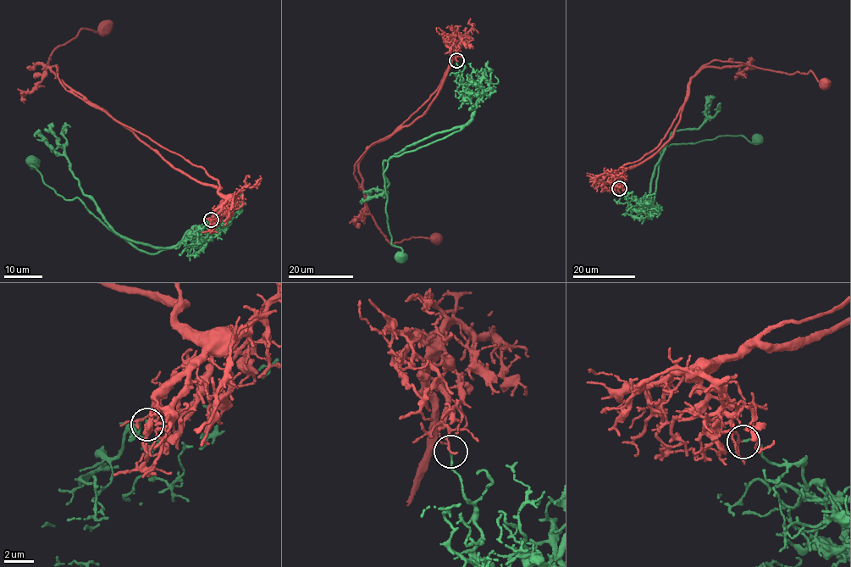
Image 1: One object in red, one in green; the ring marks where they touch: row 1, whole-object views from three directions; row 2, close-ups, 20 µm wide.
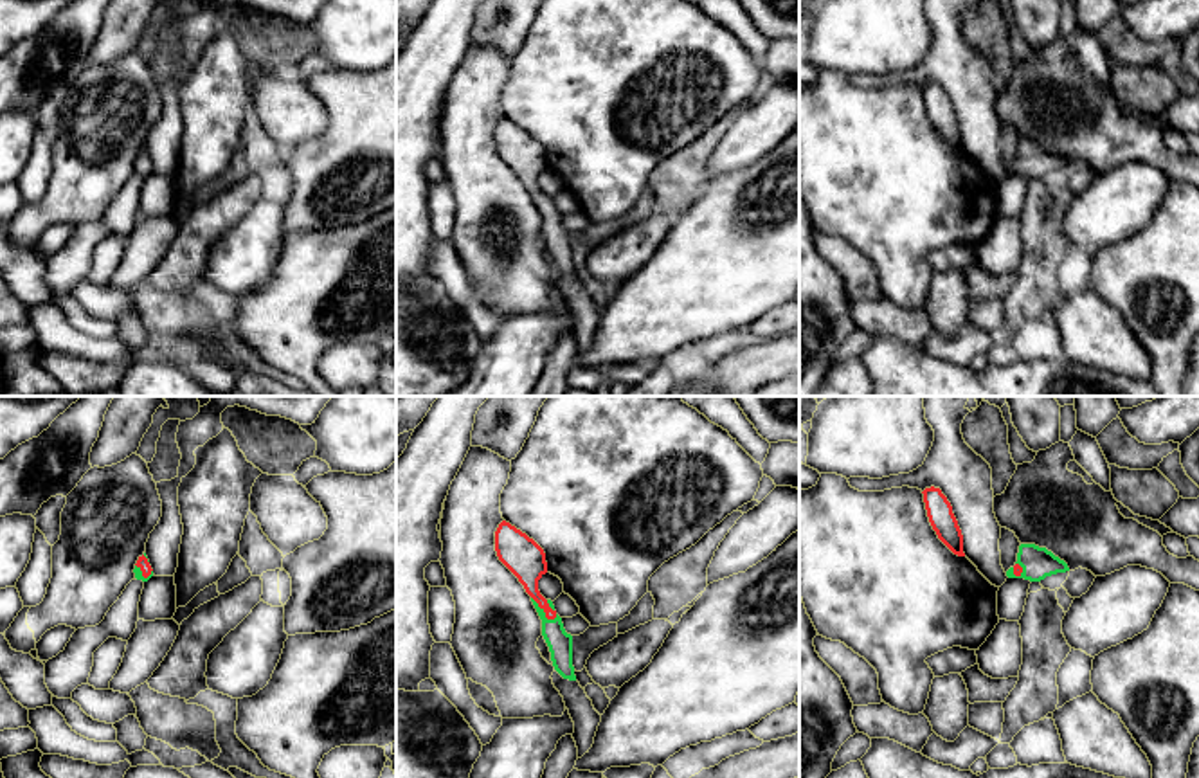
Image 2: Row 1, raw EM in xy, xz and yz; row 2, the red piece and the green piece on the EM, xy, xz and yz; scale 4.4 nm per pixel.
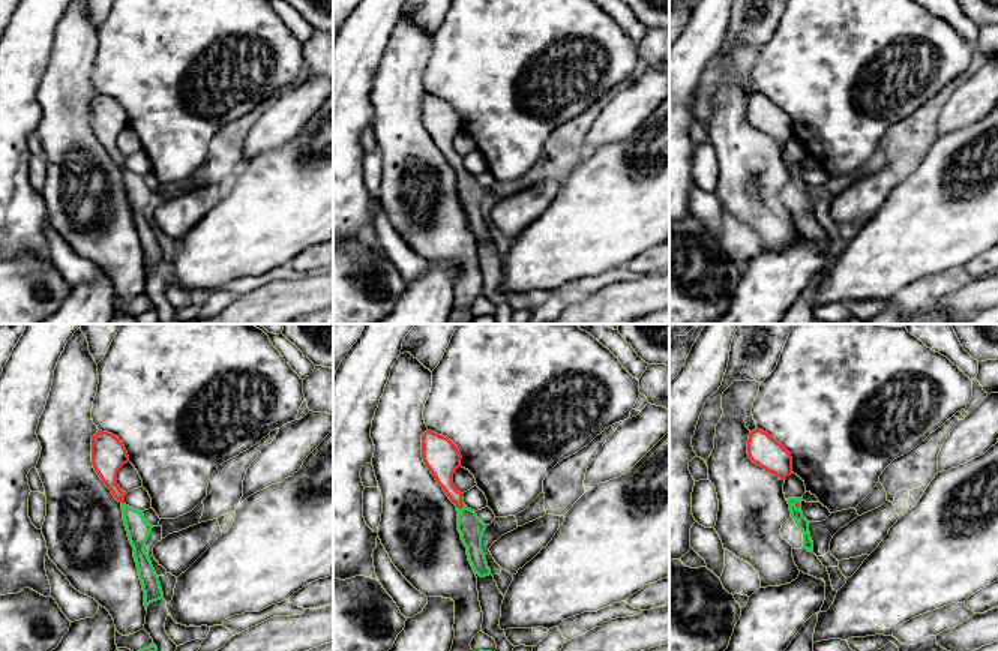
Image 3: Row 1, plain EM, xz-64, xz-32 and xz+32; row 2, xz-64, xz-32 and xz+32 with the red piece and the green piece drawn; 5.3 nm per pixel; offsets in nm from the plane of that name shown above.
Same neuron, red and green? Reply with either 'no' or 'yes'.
no

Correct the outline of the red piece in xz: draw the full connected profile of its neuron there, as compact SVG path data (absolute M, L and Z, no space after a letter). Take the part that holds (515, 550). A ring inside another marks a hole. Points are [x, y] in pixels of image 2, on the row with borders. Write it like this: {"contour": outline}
{"contour": "M502 520L495 531L495 551L499 560L518 578L526 593L545 612L547 620L556 618L547 600L538 591L538 580L547 573L544 549L526 533Z"}

